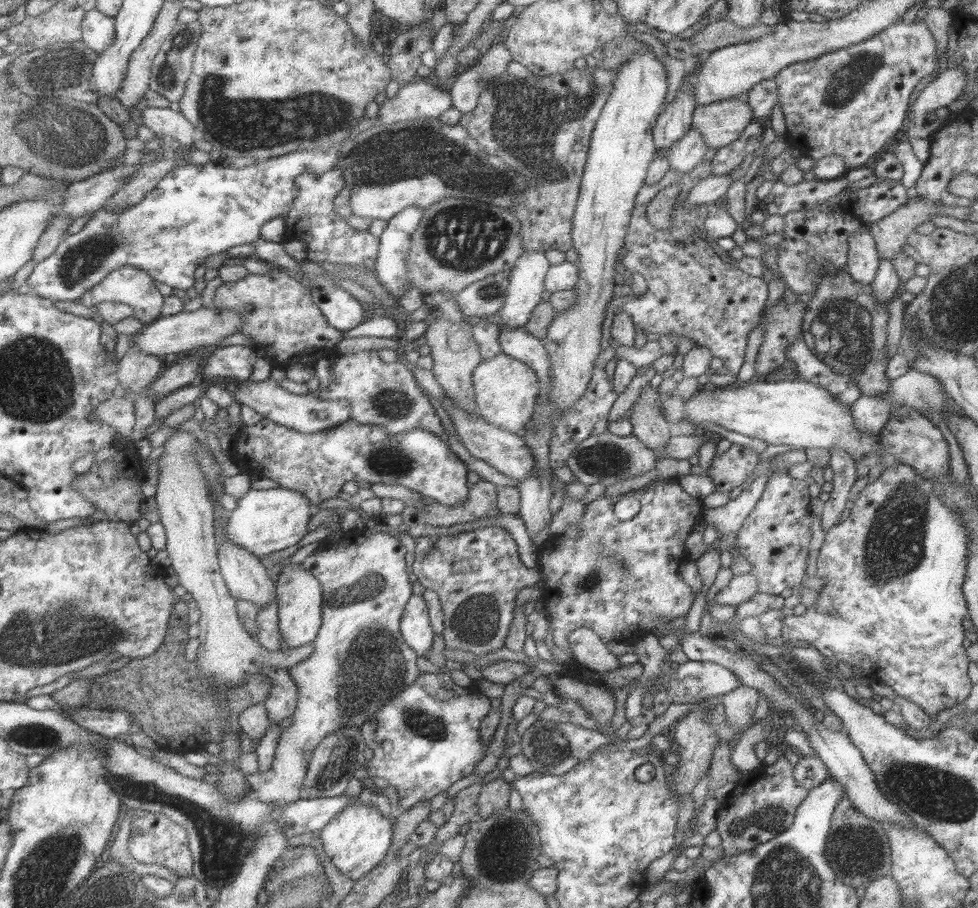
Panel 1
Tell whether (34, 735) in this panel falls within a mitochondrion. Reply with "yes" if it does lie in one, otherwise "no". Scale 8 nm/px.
yes

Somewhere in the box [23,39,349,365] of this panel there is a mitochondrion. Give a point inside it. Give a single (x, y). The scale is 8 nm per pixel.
(81, 142)

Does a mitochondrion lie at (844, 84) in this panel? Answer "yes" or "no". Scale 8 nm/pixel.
yes

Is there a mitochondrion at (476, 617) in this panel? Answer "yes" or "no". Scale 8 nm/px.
yes

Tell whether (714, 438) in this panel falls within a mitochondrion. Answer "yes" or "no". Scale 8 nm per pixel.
no

